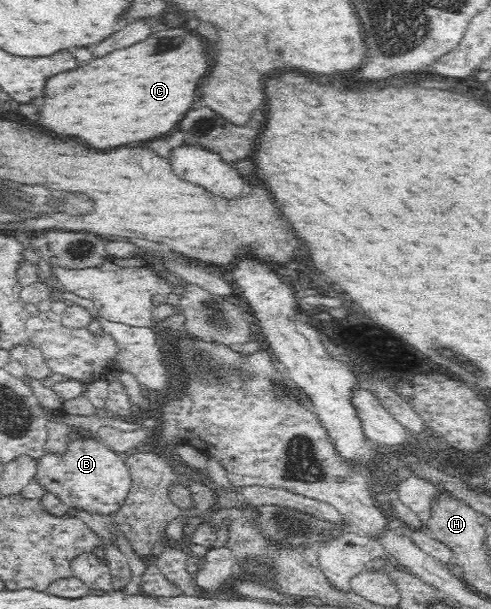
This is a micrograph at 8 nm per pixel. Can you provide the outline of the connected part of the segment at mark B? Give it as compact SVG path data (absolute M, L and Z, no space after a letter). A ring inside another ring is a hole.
M94 438L71 440L63 455L47 454L37 460L37 482L55 494L63 503L109 518L121 510L126 500L132 477L122 455Z

